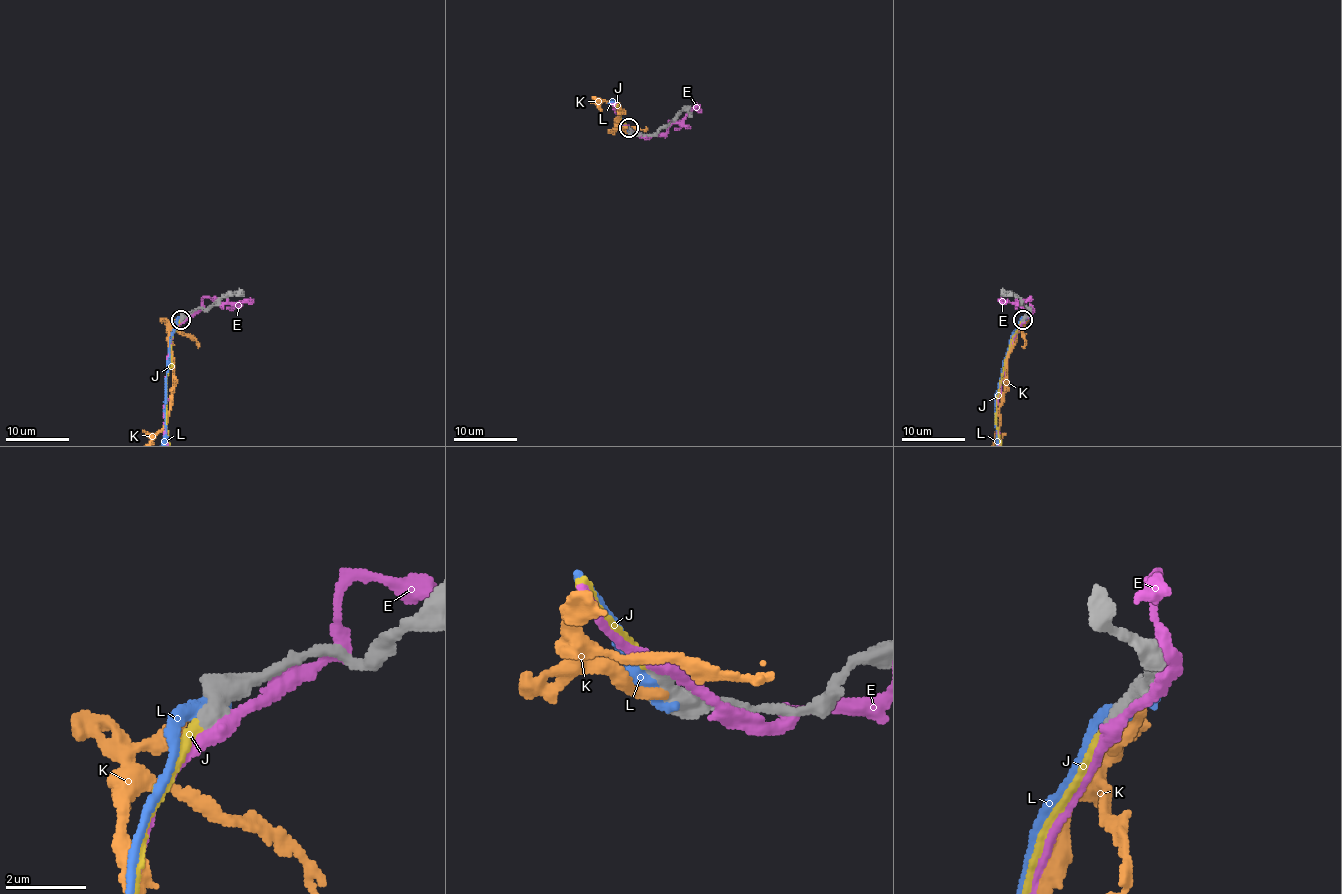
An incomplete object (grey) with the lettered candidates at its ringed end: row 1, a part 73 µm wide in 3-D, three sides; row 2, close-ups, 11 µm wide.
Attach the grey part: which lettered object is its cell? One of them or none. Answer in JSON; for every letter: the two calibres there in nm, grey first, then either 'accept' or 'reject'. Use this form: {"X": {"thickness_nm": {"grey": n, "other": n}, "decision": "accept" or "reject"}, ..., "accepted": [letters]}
{"E": {"thickness_nm": {"grey": 650, "other": 300}, "decision": "reject"}, "J": {"thickness_nm": {"grey": 440, "other": 240}, "decision": "accept"}, "K": {"thickness_nm": {"grey": 700, "other": 280}, "decision": "reject"}, "L": {"thickness_nm": {"grey": 700, "other": 480}, "decision": "reject"}, "accepted": ["J"]}

